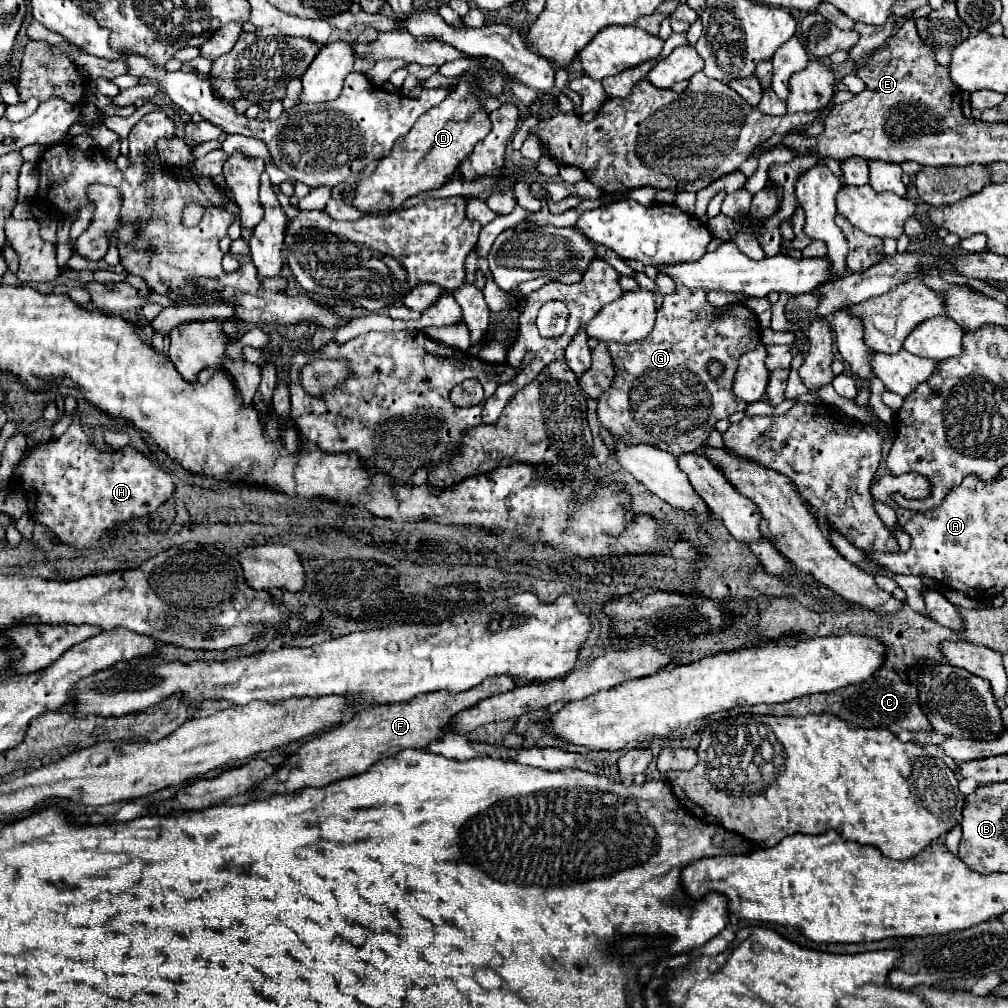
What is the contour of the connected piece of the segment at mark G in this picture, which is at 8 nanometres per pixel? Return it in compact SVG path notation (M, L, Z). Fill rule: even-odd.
M676 286L674 294L664 296L662 306L658 308L656 324L644 340L630 344L608 344L616 376L612 378L610 390L606 390L598 398L598 418L612 436L620 436L628 440L628 444L648 442L674 456L696 452L706 444L706 438L714 430L718 420L746 410L748 402L742 402L734 396L732 384L738 368L738 358L744 352L756 348L756 344L760 344L760 326L756 314L748 306L728 304L716 308L706 300L706 292L702 288L690 290L686 286ZM710 362L720 362L724 366L724 372L718 378L712 378L708 374Z

